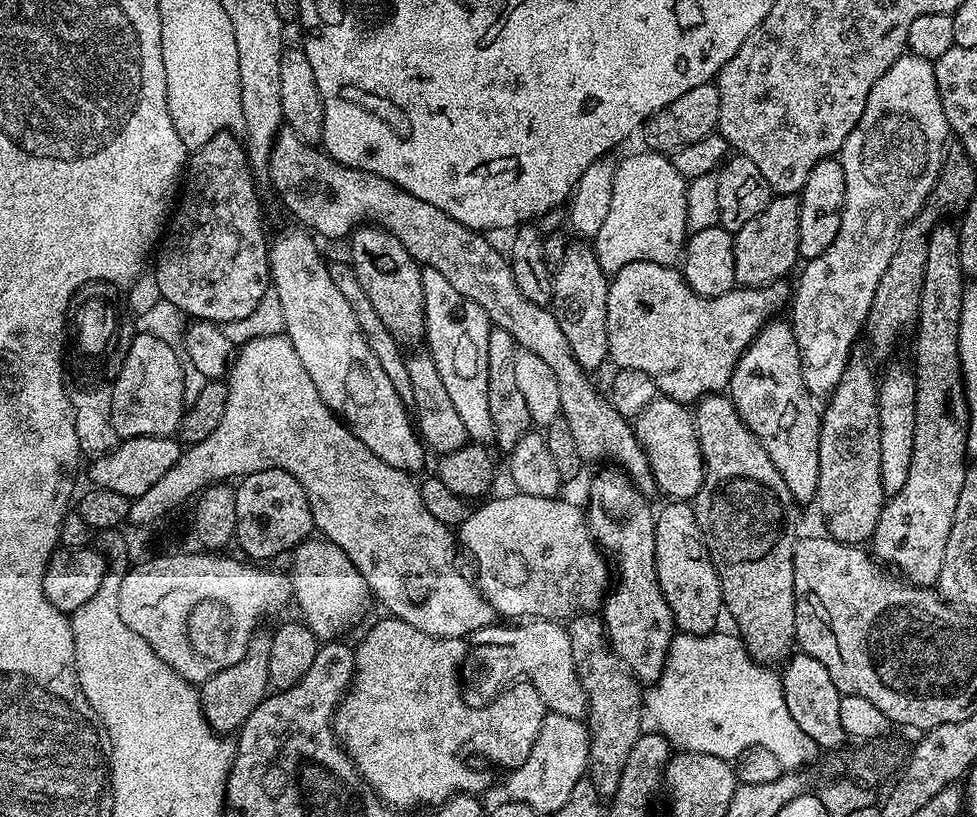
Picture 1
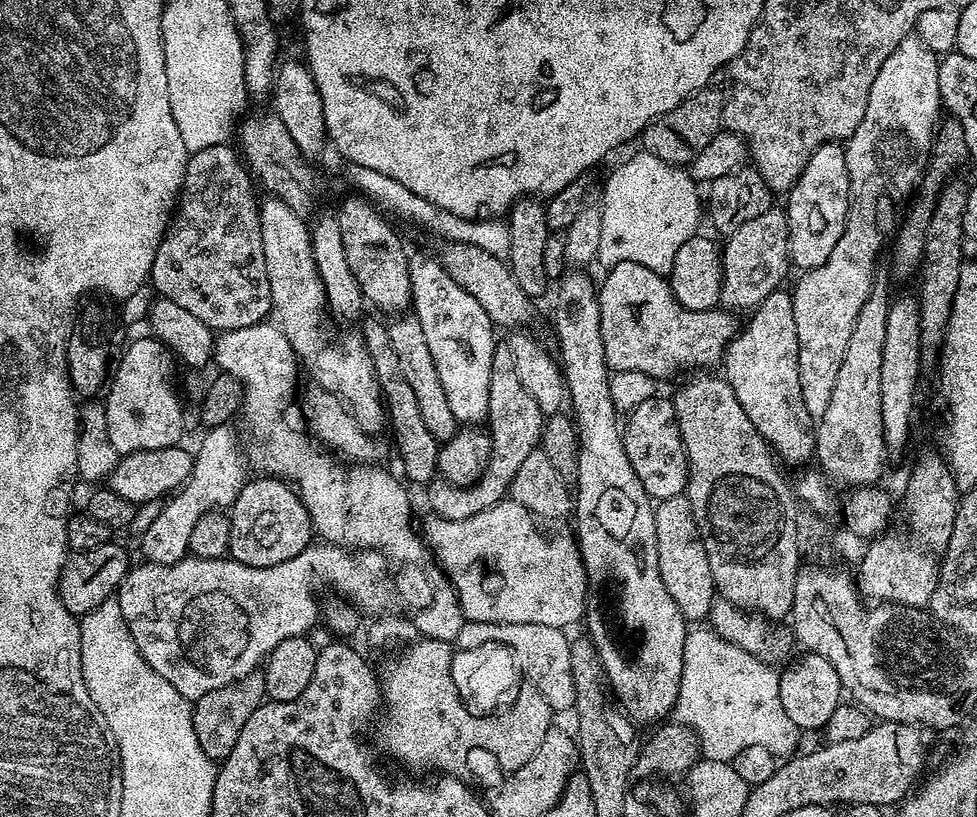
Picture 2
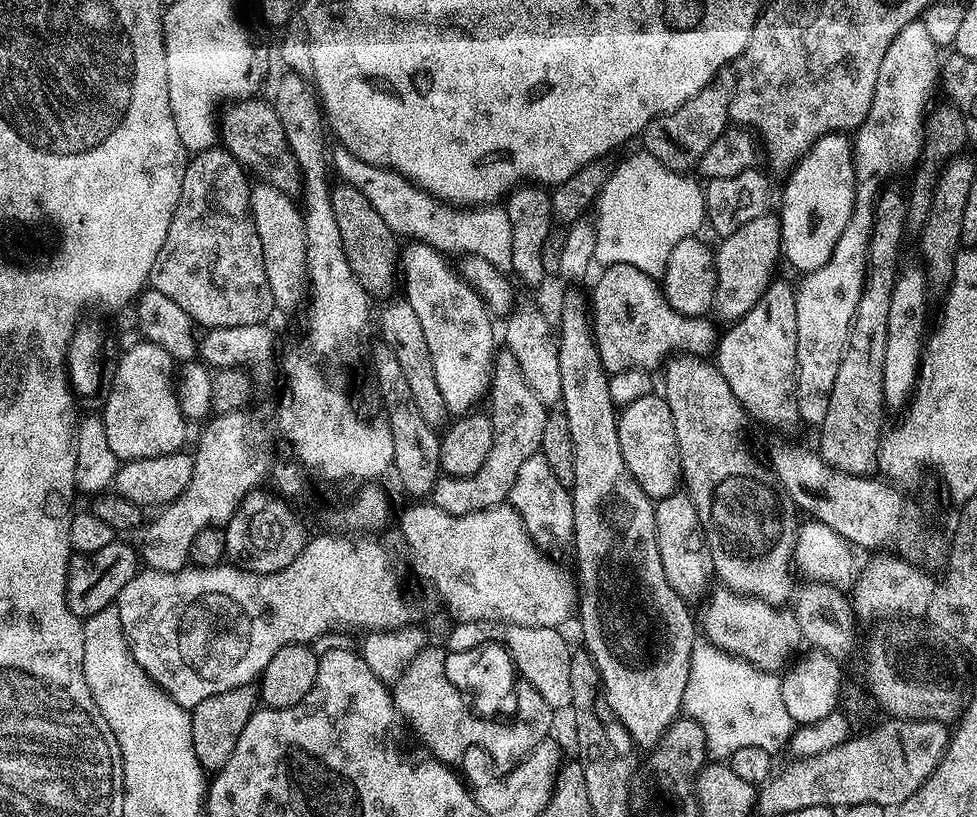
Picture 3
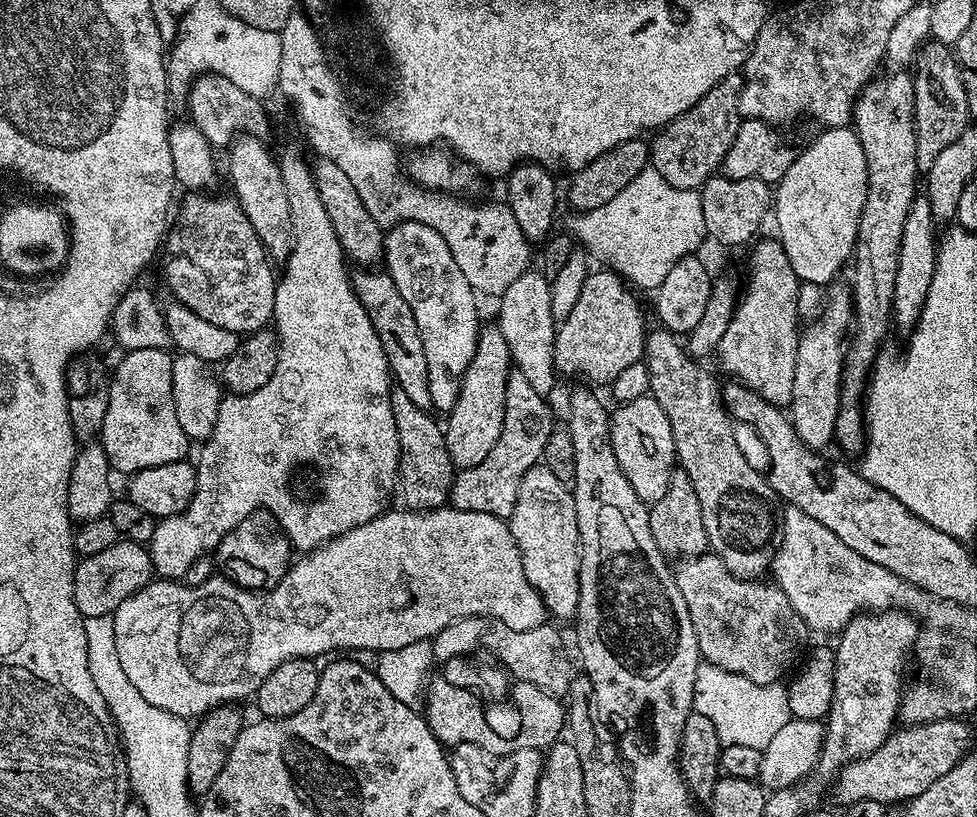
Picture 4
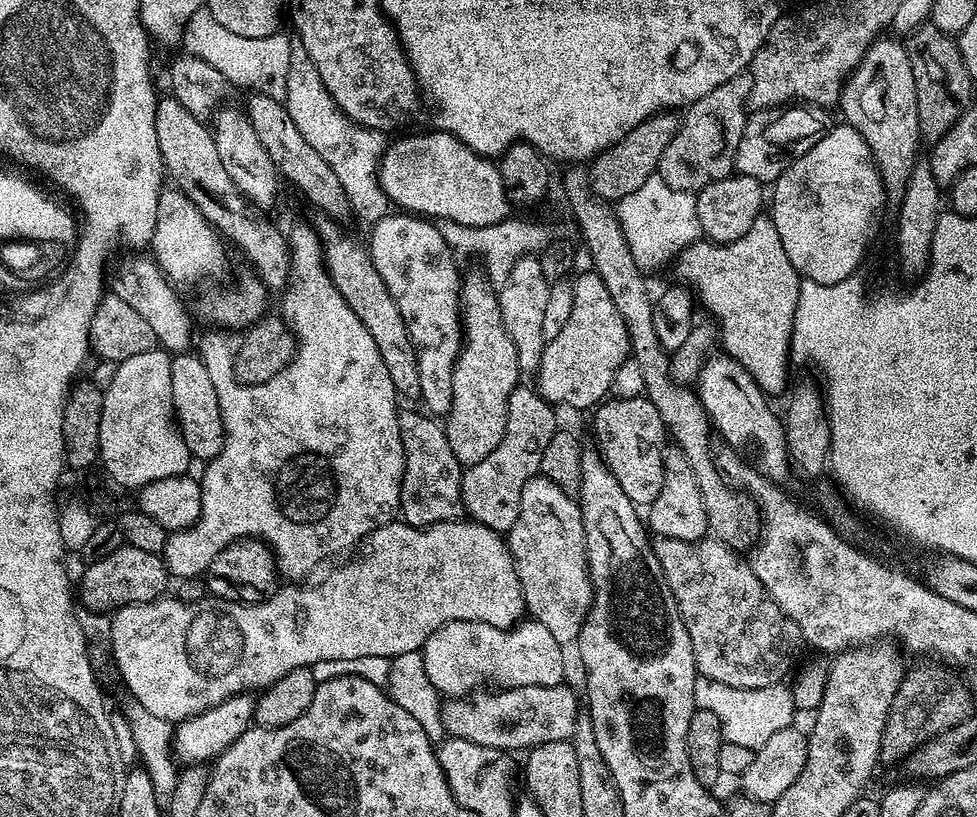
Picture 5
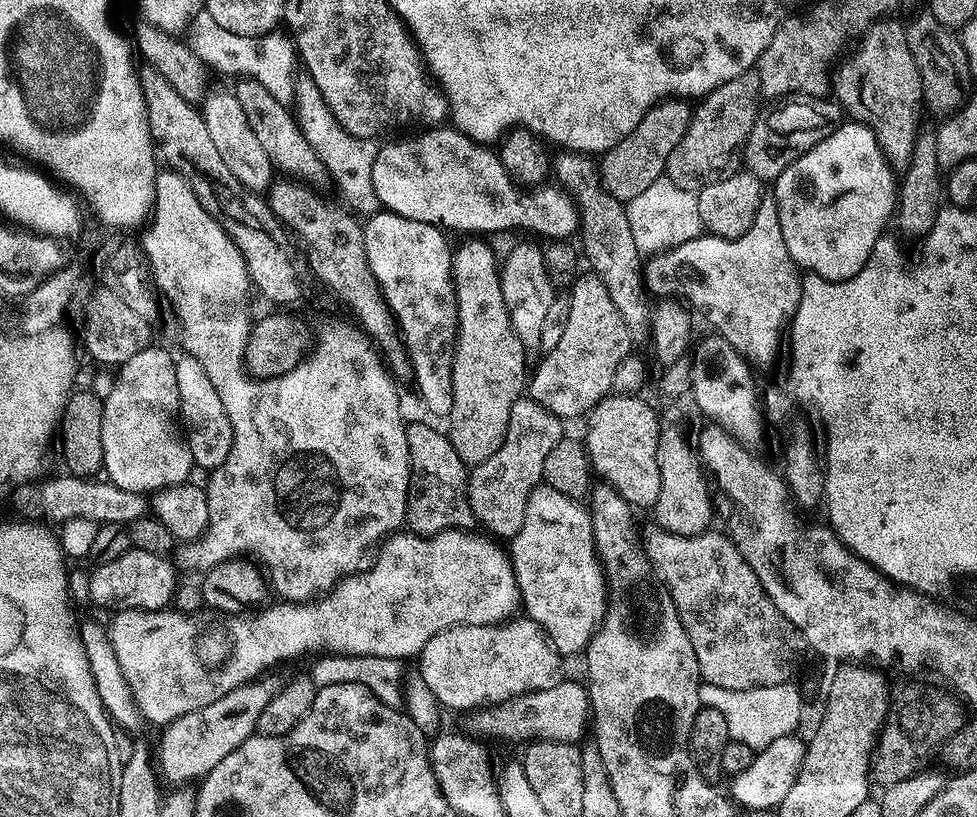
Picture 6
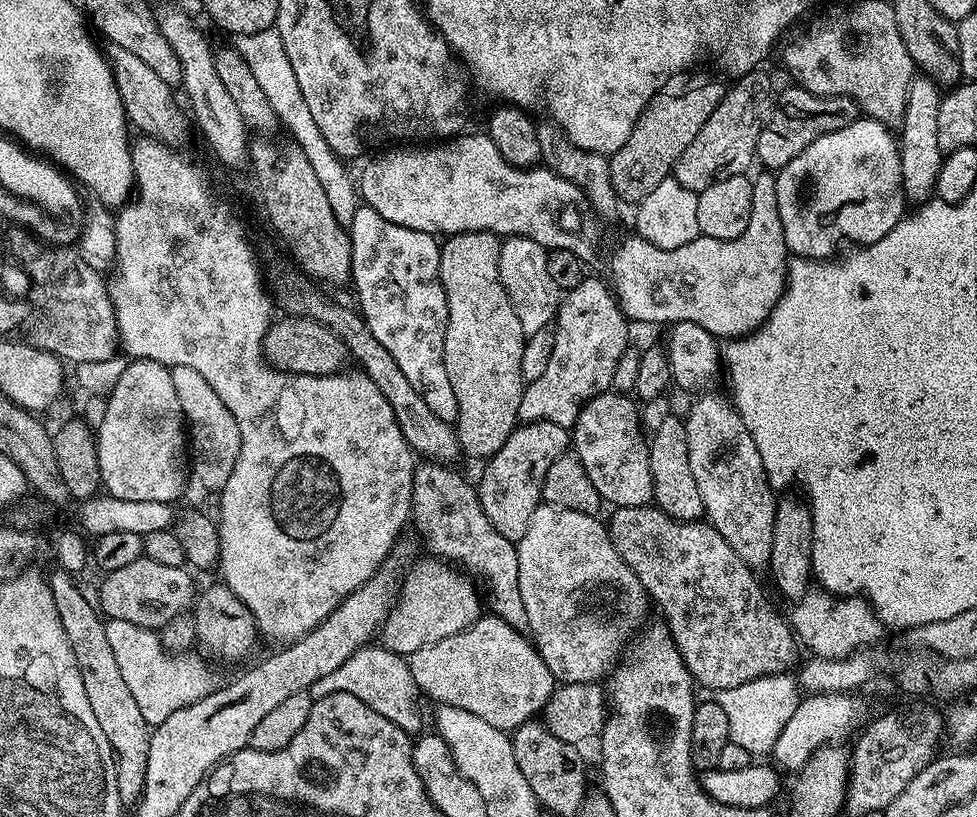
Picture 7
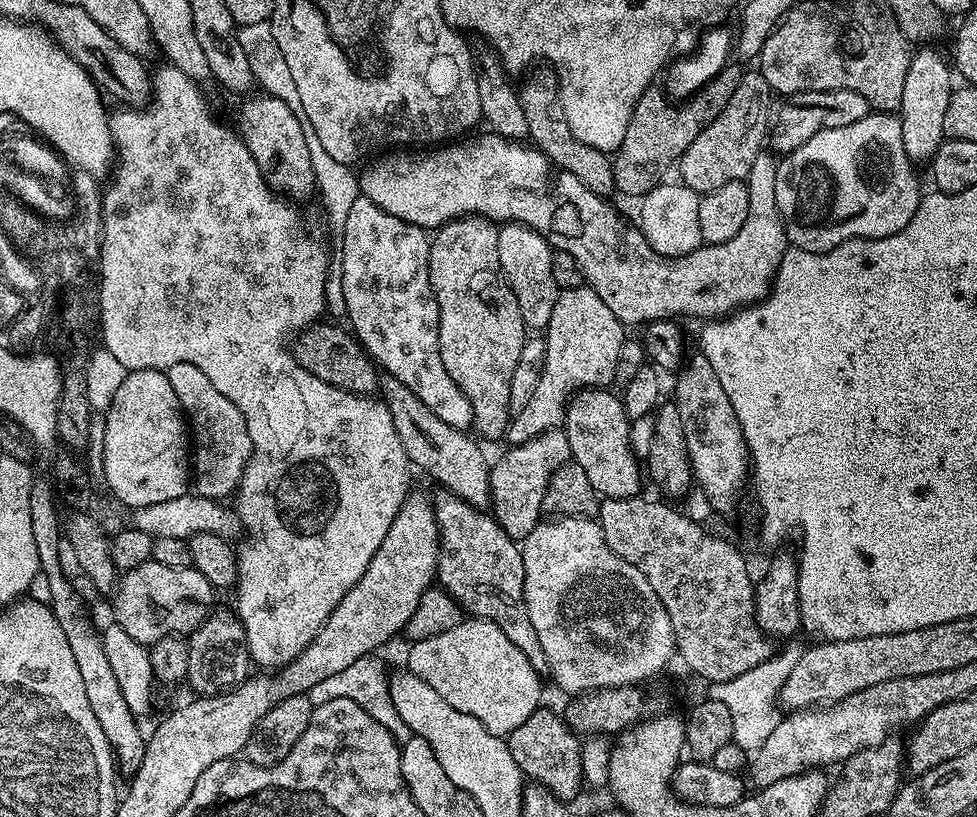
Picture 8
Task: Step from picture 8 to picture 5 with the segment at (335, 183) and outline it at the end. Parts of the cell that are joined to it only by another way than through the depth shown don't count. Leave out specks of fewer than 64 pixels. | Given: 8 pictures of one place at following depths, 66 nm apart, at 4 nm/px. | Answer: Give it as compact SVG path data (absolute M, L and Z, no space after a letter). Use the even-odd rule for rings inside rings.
M207 10L196 12L194 18L188 20L182 41L183 51L187 55L199 56L210 62L210 66L214 66L214 70L221 72L237 89L265 92L279 101L283 101L287 94L287 70L290 69L292 45L293 41L287 40L283 34L266 38L244 38L242 34L234 34L226 30L226 26L218 26Z

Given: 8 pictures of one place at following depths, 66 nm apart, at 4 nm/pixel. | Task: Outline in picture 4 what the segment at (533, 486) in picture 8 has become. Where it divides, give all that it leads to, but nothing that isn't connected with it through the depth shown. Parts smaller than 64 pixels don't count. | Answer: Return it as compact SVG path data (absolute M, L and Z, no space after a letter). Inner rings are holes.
M513 371L506 382L506 406L502 434L494 442L494 450L486 454L486 462L457 471L452 477L451 507L467 512L494 514L501 518L511 517L518 502L518 486L534 465L541 463L546 450L546 438L550 438L554 421L548 409L549 401L520 372Z

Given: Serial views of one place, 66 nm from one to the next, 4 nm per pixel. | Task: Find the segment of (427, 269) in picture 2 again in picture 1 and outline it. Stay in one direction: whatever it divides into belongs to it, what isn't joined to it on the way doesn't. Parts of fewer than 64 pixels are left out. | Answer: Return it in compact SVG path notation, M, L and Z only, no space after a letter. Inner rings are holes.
M424 268L422 271L422 290L424 291L424 325L426 344L434 366L438 366L438 375L446 385L446 390L458 415L466 425L466 434L469 441L485 446L491 445L496 438L494 418L490 418L490 402L488 401L488 387L486 386L486 338L490 338L490 330L494 327L488 319L486 310L478 306L478 302L470 302L470 298L462 298L442 274L433 268Z

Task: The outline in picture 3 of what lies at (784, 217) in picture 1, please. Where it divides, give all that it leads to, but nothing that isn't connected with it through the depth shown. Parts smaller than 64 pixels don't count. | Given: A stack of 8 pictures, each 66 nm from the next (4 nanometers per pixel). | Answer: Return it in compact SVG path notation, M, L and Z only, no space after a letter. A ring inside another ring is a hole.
M765 214L754 218L746 226L740 226L734 234L723 237L720 245L714 248L716 266L716 303L714 316L717 321L741 320L762 298L764 291L774 279L772 271L776 263L781 263L780 217L776 214Z

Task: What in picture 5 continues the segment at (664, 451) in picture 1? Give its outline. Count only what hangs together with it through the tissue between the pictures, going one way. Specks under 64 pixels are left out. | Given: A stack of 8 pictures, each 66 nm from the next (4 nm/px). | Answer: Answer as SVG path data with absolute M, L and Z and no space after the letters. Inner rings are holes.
M645 395L625 400L608 398L595 412L596 417L592 420L592 428L596 431L595 447L603 456L604 465L610 470L610 474L614 474L618 486L622 486L626 498L630 498L632 504L652 504L654 498L658 498L658 490L662 490L666 447L666 425L654 402L650 402Z

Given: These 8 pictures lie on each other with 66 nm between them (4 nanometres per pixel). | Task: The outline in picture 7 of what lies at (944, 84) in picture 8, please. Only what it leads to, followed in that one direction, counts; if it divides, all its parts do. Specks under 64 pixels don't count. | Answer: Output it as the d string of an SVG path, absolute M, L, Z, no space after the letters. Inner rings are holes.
M913 75L910 94L906 94L906 114L898 129L904 199L911 203L913 200L916 206L927 204L935 197L938 170L945 158L945 153L938 146L938 106L941 95L941 85L933 82L930 77Z

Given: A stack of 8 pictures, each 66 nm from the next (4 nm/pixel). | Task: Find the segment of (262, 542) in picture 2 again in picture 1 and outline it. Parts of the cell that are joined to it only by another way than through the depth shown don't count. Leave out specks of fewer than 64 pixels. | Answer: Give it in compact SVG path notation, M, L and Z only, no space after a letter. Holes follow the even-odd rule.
M281 468L258 470L243 477L234 489L237 502L237 528L234 540L236 544L240 543L240 548L249 556L249 561L268 562L264 560L272 560L283 552L291 553L297 544L313 535L310 502L306 498L306 490L302 490L294 474Z

